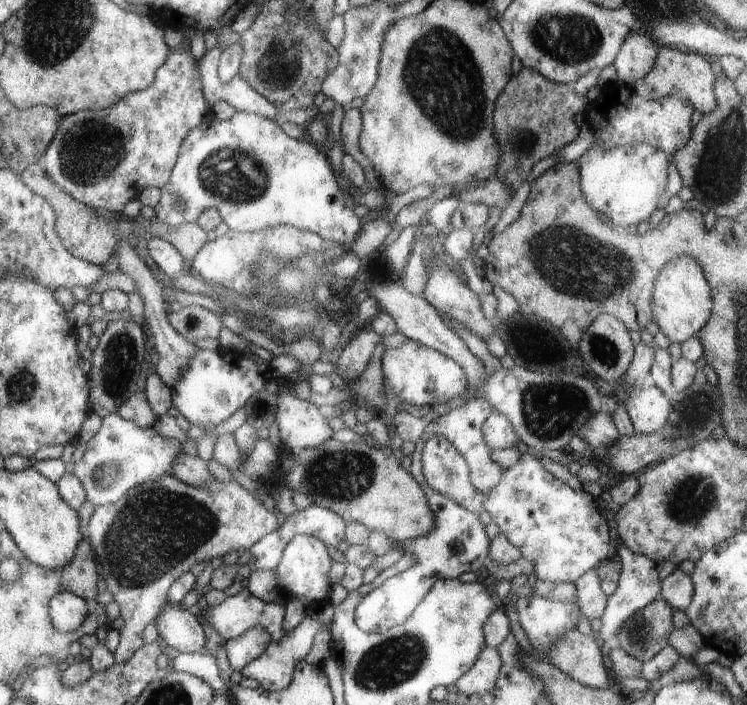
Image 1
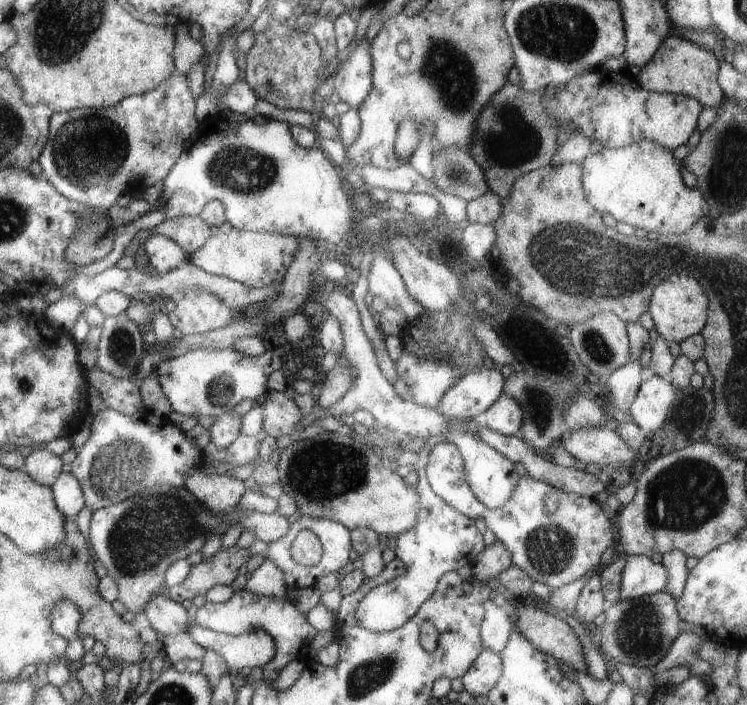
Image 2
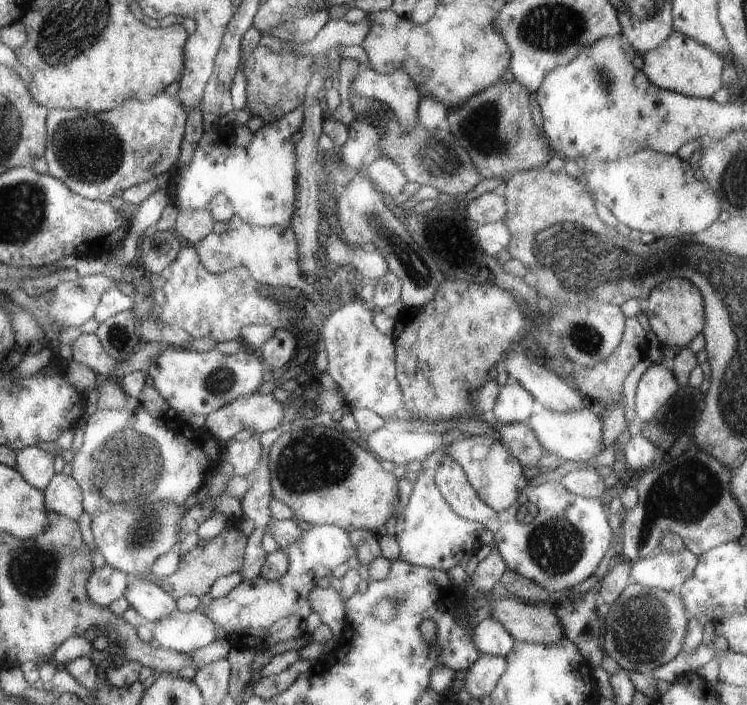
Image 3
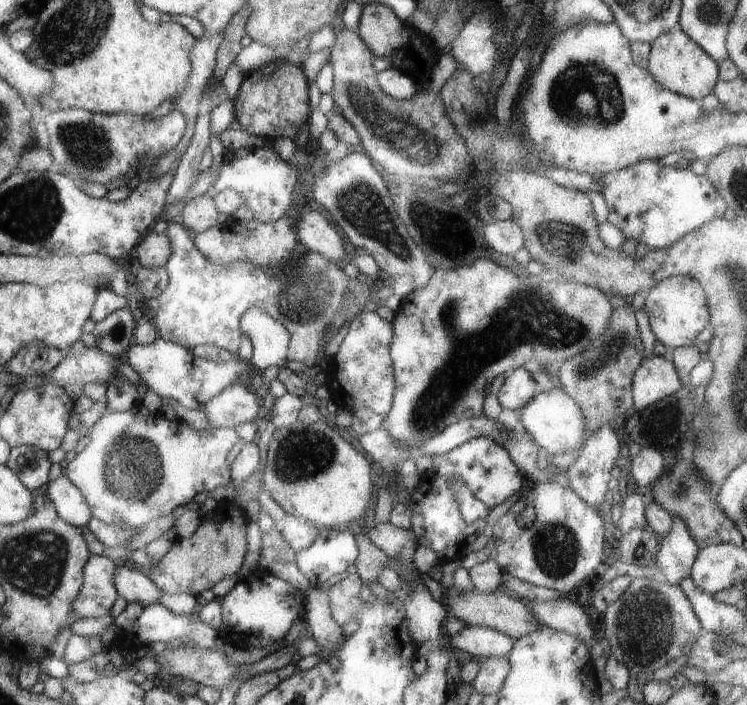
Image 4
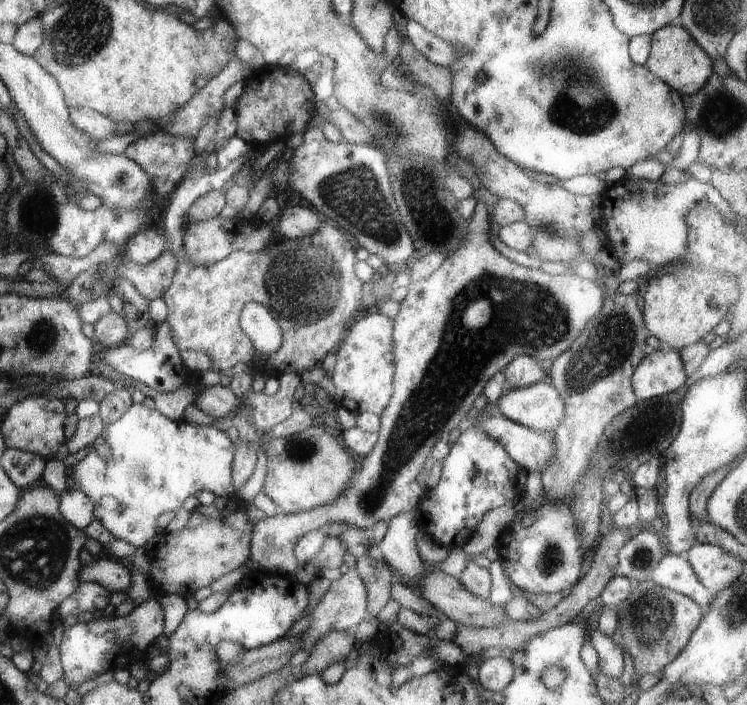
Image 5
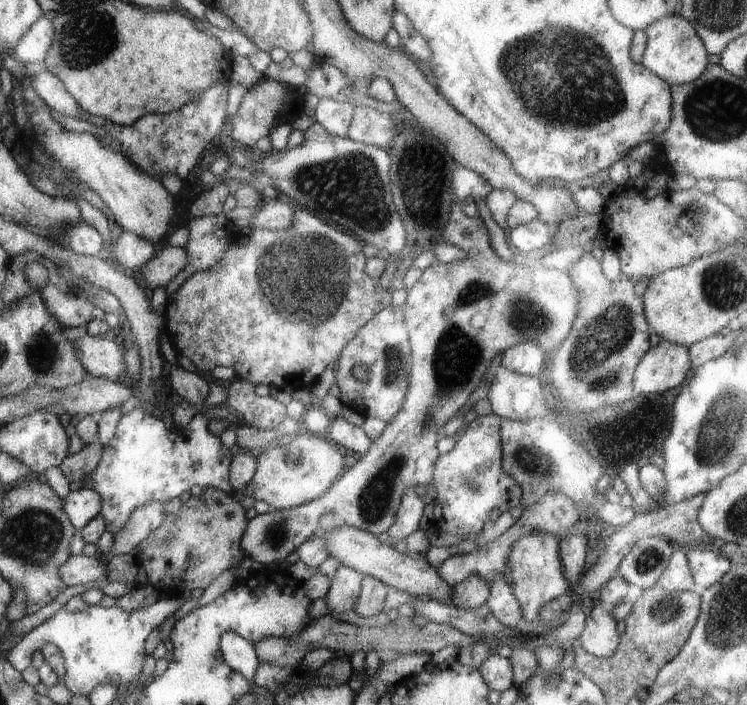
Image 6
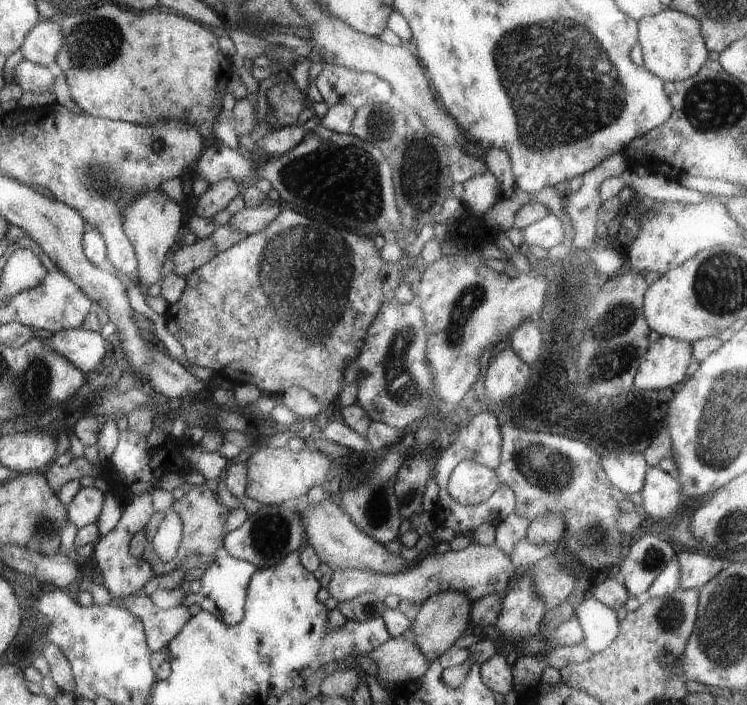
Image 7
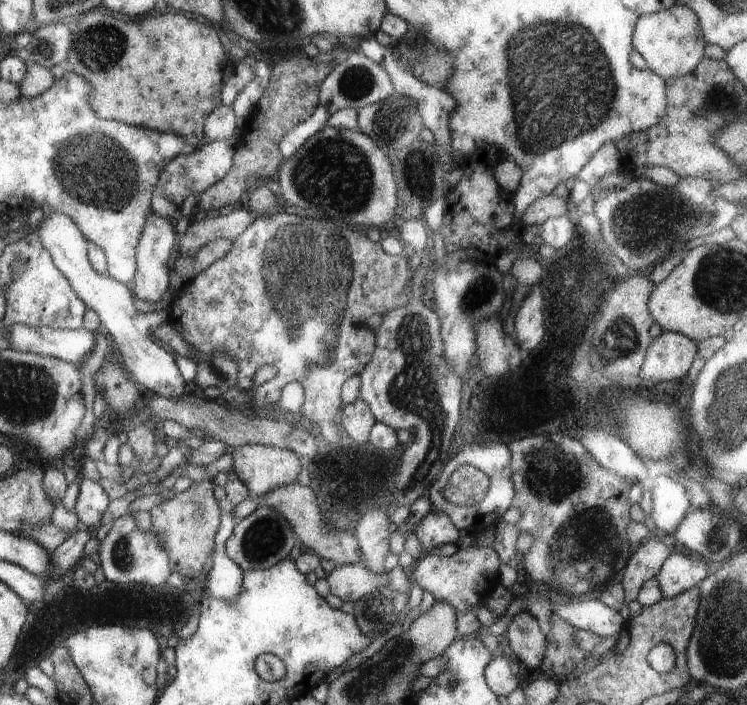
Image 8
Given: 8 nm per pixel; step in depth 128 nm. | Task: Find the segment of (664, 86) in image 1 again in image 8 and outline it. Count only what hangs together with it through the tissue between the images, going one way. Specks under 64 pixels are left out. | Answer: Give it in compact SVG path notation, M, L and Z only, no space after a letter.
M673 4L671 7L637 18L631 38L633 50L641 54L645 66L655 72L661 79L681 78L689 74L689 70L704 57L706 44L702 40L699 24L693 10L683 4Z

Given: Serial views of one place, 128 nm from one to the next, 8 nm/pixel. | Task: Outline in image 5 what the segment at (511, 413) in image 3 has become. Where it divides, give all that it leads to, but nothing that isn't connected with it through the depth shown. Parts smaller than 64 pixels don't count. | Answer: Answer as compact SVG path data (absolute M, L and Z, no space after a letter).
M525 355L514 356L514 359L511 359L501 371L505 378L502 386L505 391L528 387L530 384L543 378L541 366L535 360L531 360L529 356Z

